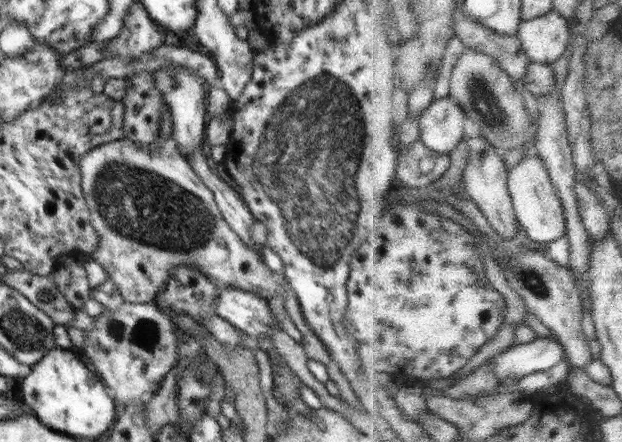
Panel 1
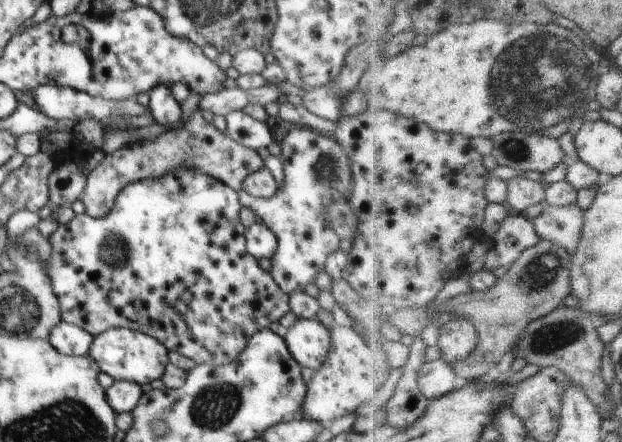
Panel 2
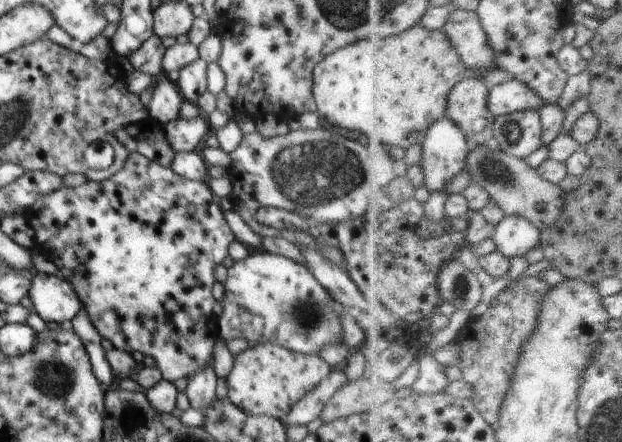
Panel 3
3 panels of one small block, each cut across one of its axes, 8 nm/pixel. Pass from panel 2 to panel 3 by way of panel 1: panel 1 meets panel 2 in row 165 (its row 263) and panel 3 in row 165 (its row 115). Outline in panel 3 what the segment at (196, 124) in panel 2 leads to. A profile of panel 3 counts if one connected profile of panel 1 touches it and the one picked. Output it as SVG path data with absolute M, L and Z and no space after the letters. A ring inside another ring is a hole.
M152 118L121 128L116 132L116 138L129 153L140 153L164 168L170 167L176 156L161 124Z

